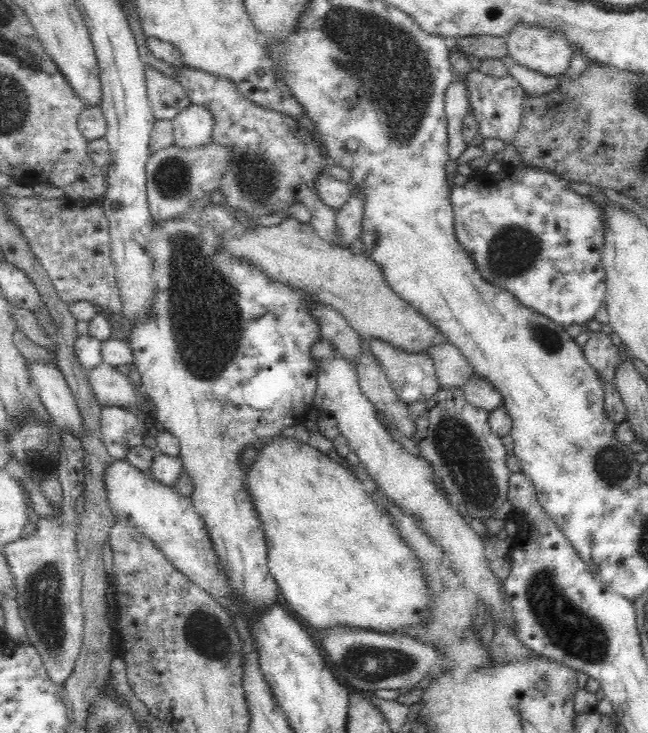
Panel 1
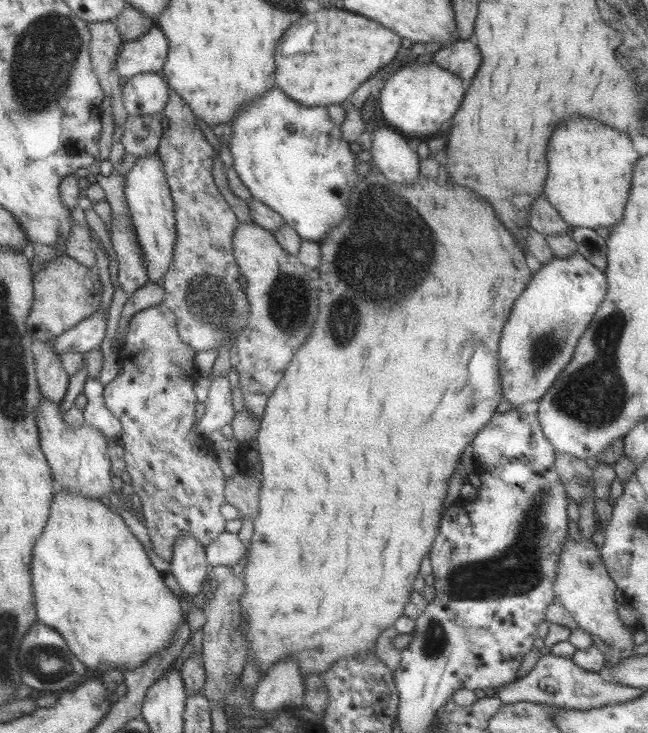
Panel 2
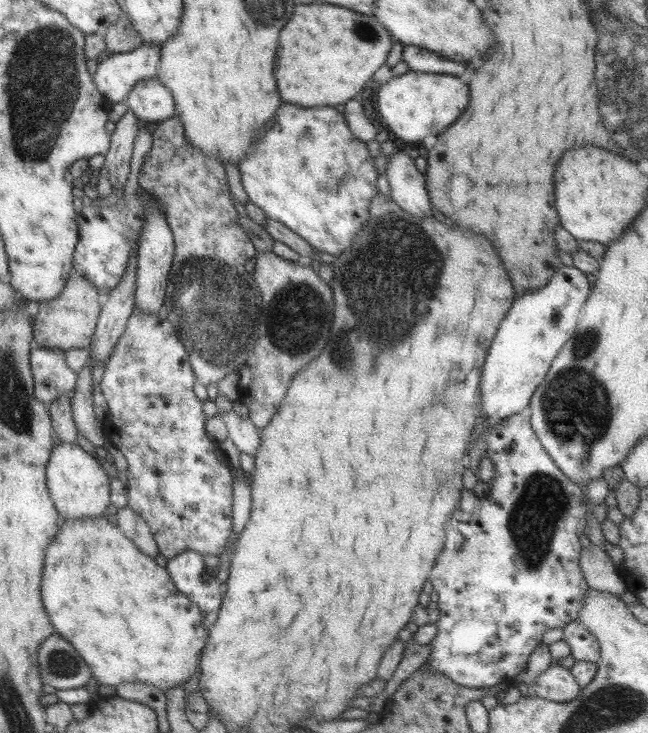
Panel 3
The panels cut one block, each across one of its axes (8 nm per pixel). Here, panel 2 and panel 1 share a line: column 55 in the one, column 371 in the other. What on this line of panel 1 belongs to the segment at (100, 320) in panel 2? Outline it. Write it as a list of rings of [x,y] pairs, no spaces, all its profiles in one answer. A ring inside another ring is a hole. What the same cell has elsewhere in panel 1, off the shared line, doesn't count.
[[[370,337],[369,350],[379,360],[383,372],[386,374],[389,383],[392,385],[394,392],[409,405],[418,401],[425,401],[430,395],[438,390],[438,376],[435,372],[434,359],[428,353],[410,354],[405,350],[384,342],[376,337]]]

